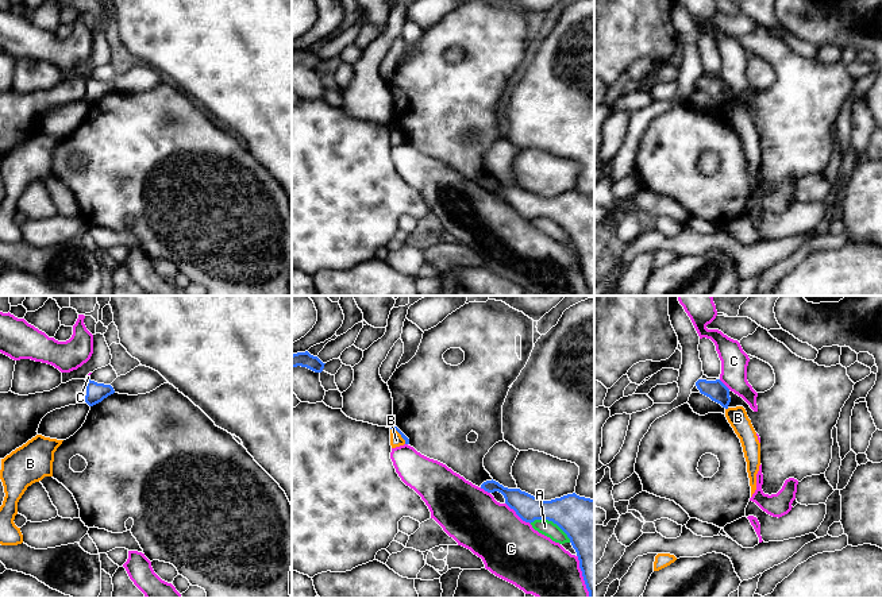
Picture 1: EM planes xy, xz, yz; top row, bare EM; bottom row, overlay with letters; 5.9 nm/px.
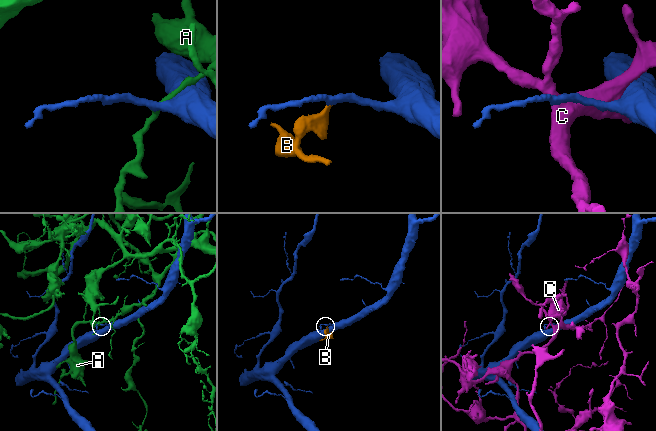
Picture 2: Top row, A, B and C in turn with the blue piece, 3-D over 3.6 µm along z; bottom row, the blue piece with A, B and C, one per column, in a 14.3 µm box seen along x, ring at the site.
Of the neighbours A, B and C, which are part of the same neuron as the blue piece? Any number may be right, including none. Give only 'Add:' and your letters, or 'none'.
Add: none

